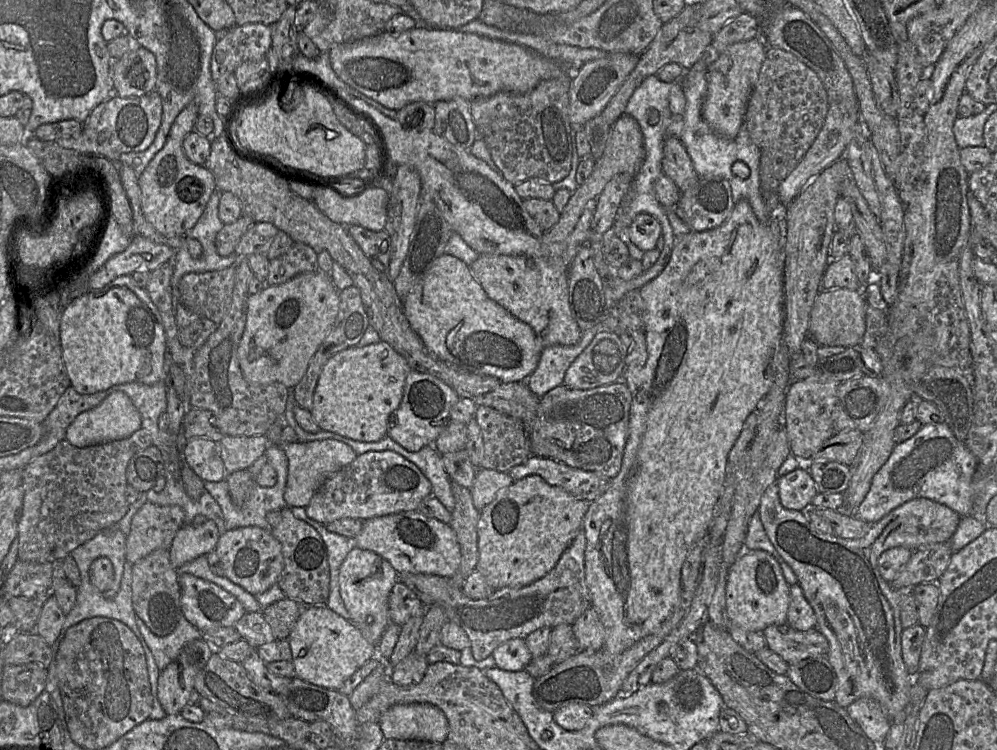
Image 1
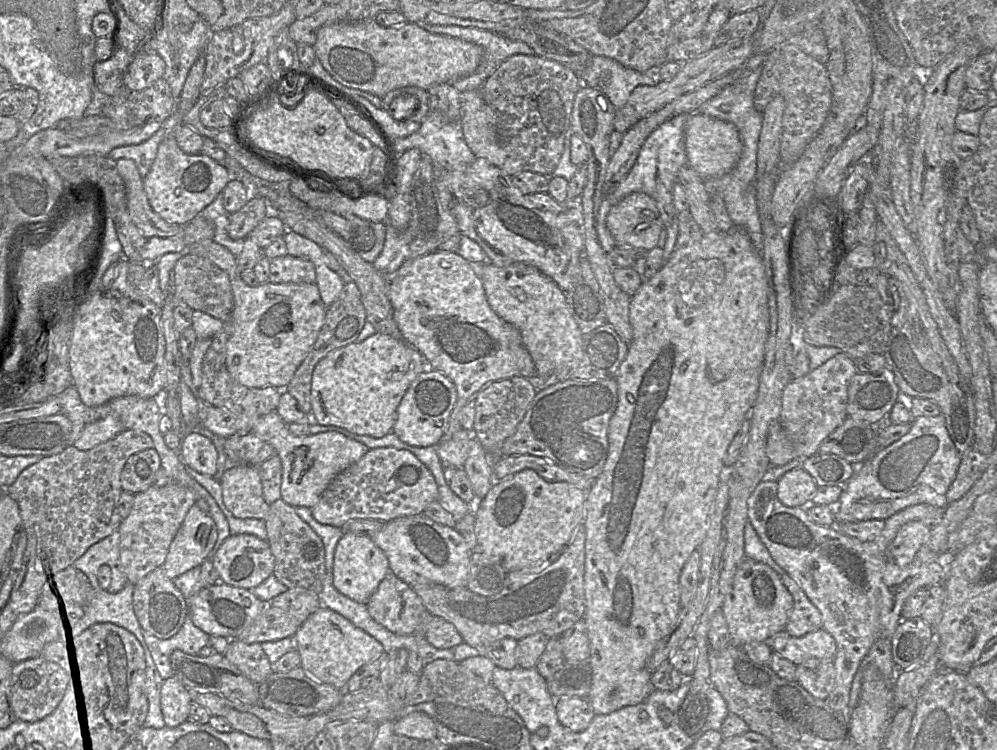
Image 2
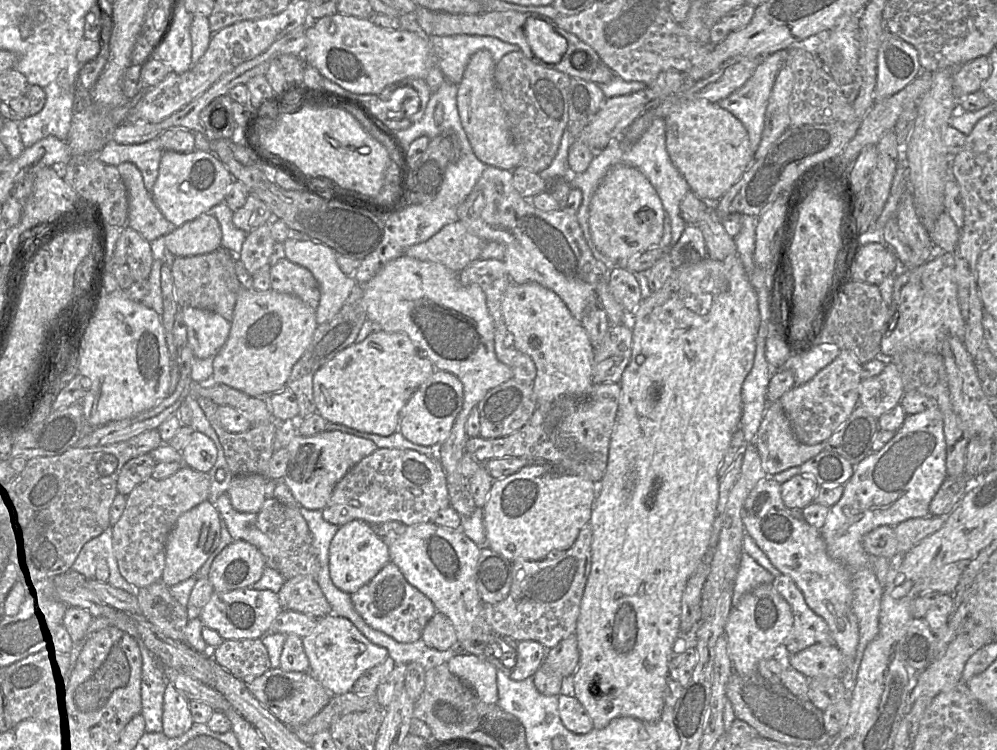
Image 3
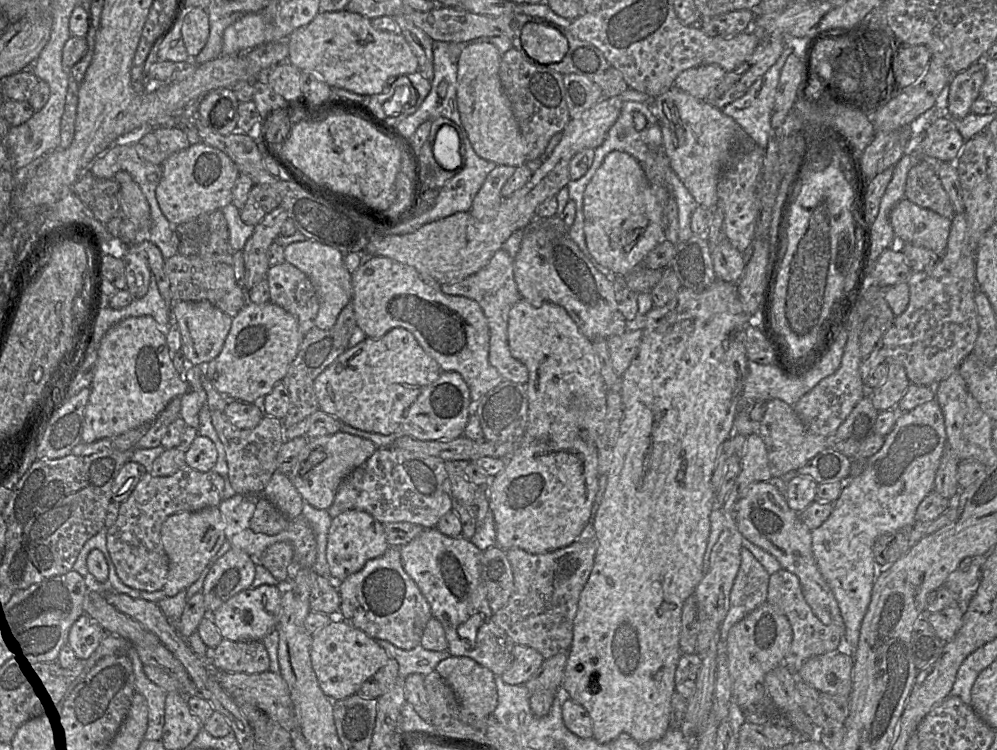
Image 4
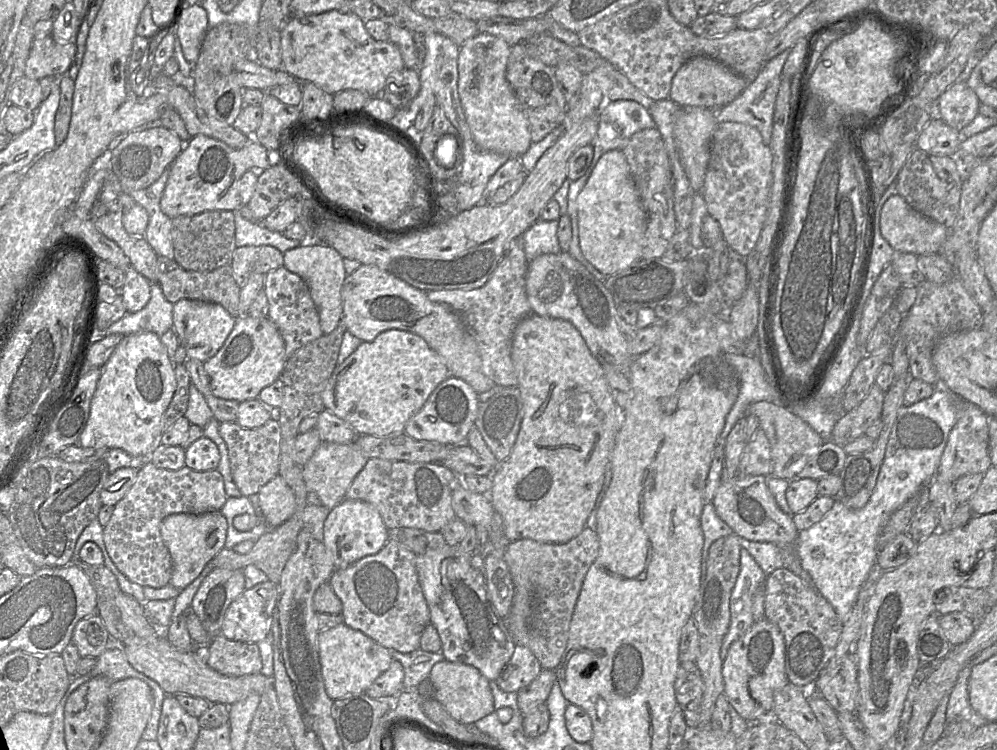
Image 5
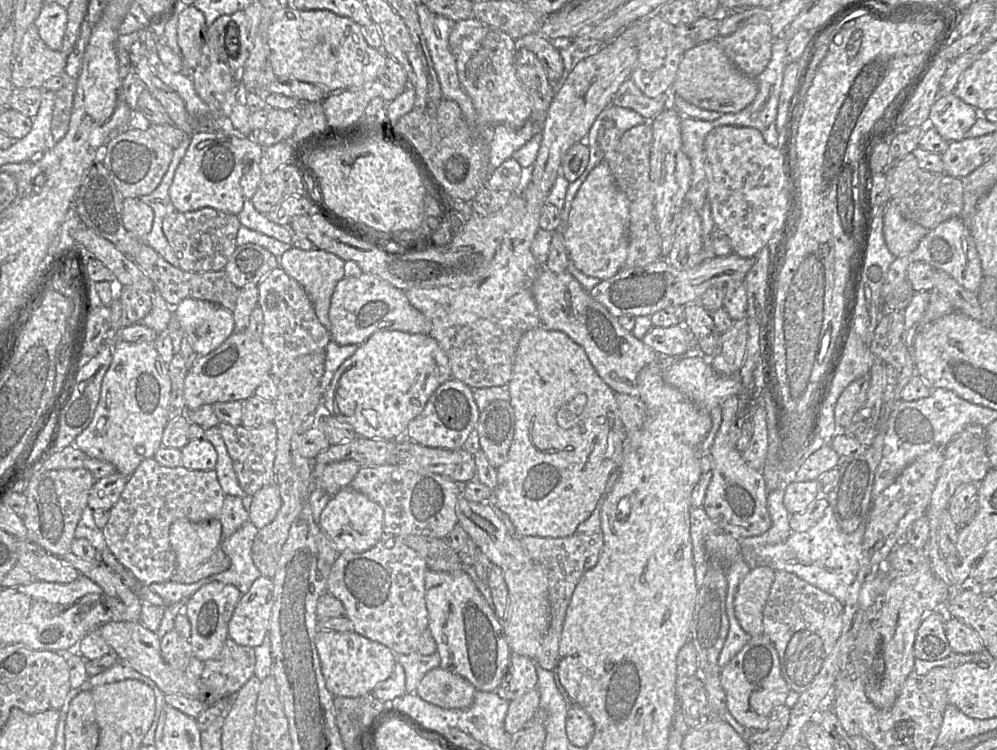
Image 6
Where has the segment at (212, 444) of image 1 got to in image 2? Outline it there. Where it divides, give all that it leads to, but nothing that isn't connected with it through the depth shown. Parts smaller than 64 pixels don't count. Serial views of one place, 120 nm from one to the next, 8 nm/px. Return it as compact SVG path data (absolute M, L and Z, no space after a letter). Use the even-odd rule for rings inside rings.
M188 432L180 445L180 457L186 467L213 477L217 472L218 452L213 442L196 432Z

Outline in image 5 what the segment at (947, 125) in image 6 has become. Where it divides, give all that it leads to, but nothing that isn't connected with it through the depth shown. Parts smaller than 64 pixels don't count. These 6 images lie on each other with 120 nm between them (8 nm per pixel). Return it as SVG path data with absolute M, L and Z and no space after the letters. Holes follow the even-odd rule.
M960 79L939 97L937 106L939 117L960 132L979 114L980 101L966 81Z

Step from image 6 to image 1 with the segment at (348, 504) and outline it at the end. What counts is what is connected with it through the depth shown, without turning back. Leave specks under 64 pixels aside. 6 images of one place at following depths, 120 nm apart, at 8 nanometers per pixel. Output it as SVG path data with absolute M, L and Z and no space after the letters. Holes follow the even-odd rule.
M353 546L339 569L340 594L349 612L352 624L372 645L378 646L384 631L390 624L388 599L399 580L399 574L383 557L370 550Z

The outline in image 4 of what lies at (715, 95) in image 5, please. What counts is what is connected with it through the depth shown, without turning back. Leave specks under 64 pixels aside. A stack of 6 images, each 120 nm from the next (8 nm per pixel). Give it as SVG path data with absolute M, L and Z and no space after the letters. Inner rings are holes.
M701 65L681 72L673 85L697 99L704 100L723 80L725 73L718 65Z

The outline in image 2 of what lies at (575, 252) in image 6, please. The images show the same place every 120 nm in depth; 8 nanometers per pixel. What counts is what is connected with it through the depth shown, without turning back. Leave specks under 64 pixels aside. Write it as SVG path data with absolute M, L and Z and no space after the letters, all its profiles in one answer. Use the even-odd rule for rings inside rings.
M633 192L615 204L607 215L606 224L617 245L632 247L639 252L657 247L664 227L656 202L642 192Z

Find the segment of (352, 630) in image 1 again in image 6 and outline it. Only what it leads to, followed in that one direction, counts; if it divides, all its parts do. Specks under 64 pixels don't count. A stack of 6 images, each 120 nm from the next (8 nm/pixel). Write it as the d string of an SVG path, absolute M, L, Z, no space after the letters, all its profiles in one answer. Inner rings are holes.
M317 628L315 645L326 687L334 697L356 698L370 694L378 683L390 677L397 662L388 647L354 631L335 632Z

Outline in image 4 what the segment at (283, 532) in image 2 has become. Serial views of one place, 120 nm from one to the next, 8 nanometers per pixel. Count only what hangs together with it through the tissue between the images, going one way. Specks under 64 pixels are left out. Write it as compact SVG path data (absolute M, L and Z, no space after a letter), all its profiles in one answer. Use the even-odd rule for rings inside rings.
M263 496L257 498L256 508L250 520L255 533L276 535L288 528L290 520Z

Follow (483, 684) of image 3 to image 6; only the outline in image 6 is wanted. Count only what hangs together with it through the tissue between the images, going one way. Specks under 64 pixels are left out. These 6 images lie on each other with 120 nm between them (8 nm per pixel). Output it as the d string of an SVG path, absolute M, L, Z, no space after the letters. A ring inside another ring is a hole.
M437 667L424 676L415 694L444 709L466 709L472 705L475 692L465 678Z

